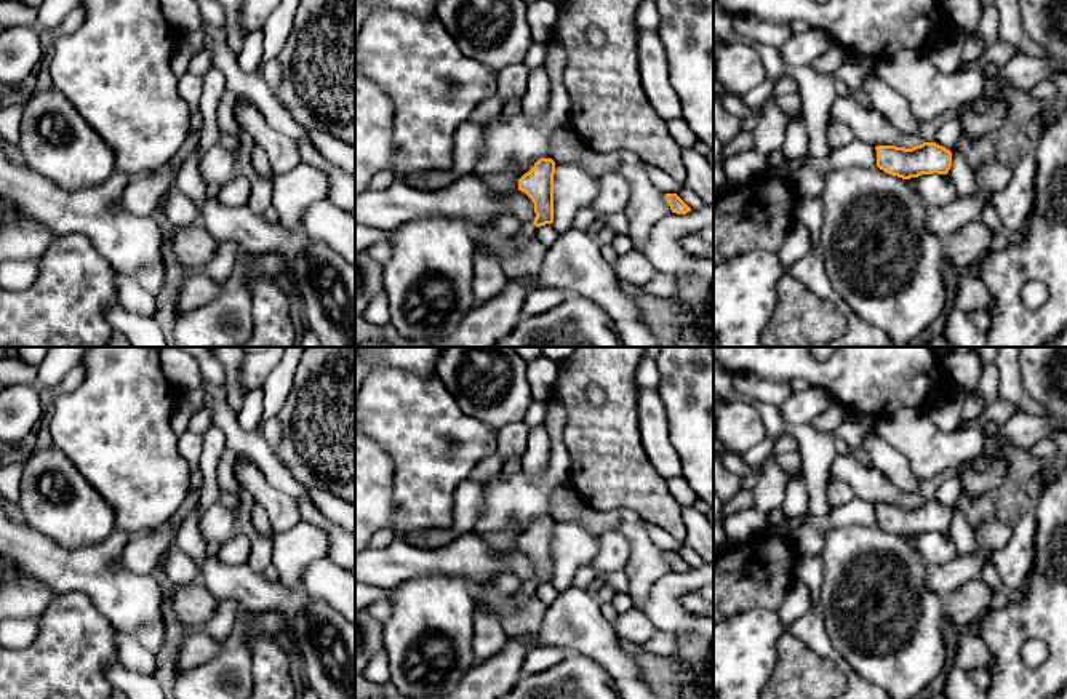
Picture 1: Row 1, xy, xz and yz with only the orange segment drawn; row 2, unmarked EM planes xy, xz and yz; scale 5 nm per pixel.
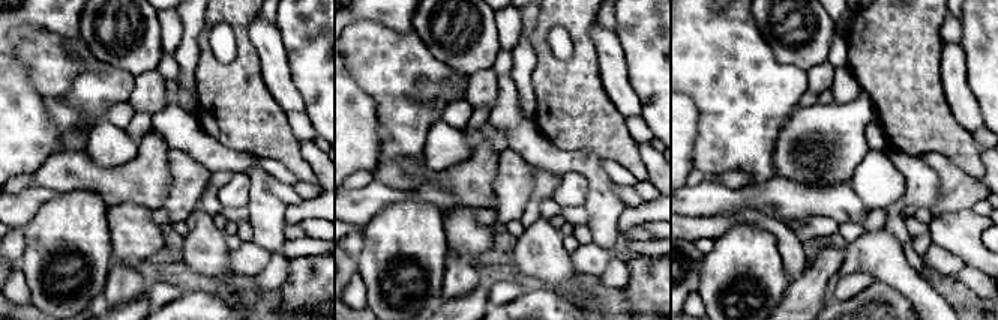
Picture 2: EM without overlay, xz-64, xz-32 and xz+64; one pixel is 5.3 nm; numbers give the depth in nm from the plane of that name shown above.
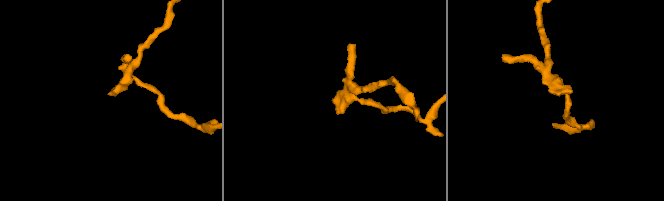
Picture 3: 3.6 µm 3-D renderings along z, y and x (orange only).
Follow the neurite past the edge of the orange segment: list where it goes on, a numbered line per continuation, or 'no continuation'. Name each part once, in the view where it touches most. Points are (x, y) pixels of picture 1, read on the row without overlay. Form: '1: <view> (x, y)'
1: xz (528, 587)

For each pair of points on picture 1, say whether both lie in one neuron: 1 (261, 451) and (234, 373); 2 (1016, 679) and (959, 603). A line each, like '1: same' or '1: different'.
1: different
2: different

